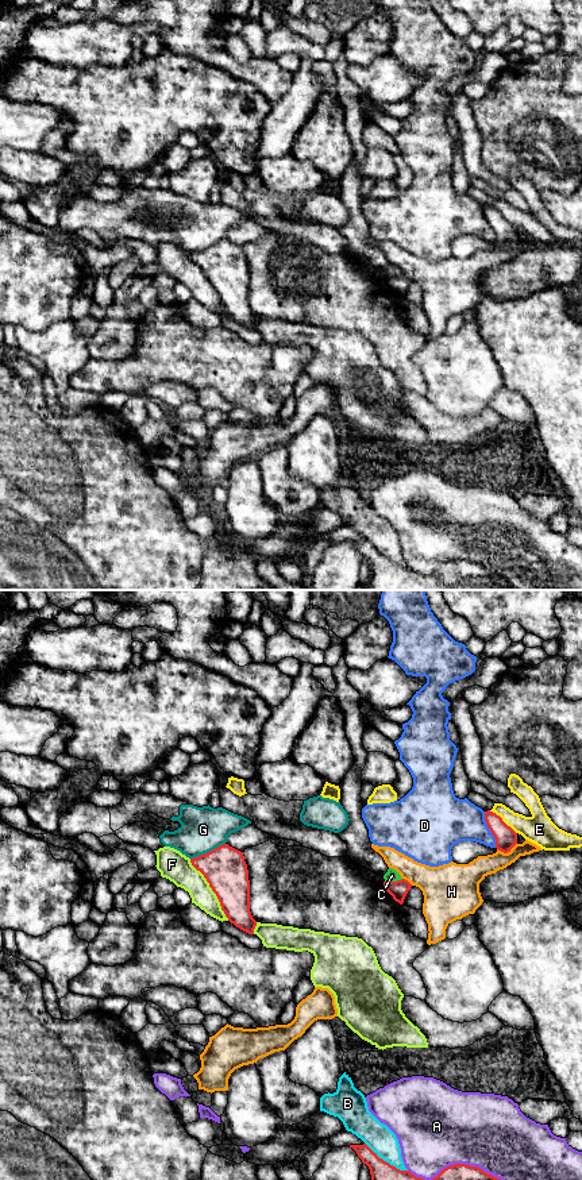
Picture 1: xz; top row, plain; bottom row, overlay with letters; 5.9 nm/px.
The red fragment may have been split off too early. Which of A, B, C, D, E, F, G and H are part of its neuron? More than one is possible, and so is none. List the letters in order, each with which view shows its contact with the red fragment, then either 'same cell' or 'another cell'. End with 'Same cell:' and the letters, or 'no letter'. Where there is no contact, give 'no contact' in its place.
A: xz | another cell
B: xz | another cell
C: xz | another cell
D: xz | another cell
E: xz | another cell
F: xz | another cell
G: xz | another cell
H: xz | another cell
Same cell: no letter

